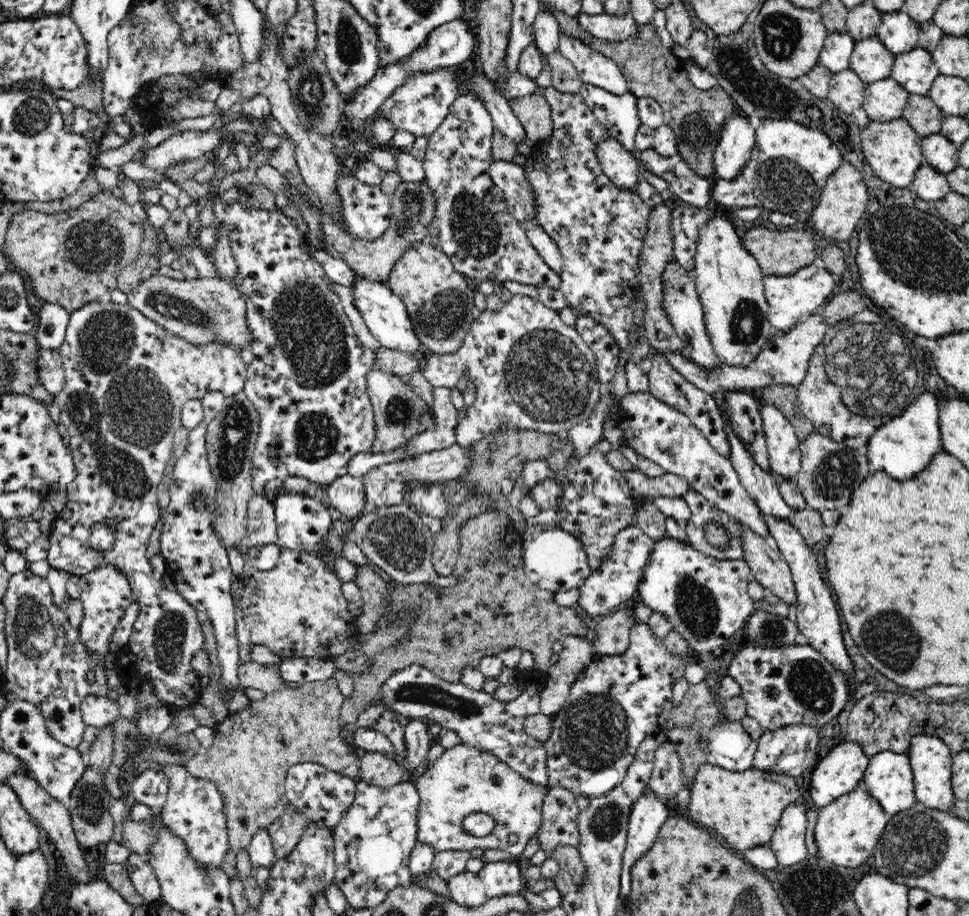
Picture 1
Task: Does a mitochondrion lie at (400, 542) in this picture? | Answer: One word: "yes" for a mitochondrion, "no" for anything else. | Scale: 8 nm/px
yes

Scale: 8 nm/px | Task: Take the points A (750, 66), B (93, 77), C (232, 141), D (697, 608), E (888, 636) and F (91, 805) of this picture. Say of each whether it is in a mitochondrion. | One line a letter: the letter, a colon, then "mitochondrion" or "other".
A: mitochondrion
B: other
C: other
D: mitochondrion
E: mitochondrion
F: mitochondrion

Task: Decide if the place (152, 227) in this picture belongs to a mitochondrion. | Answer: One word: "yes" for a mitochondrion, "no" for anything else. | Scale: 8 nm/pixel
no

